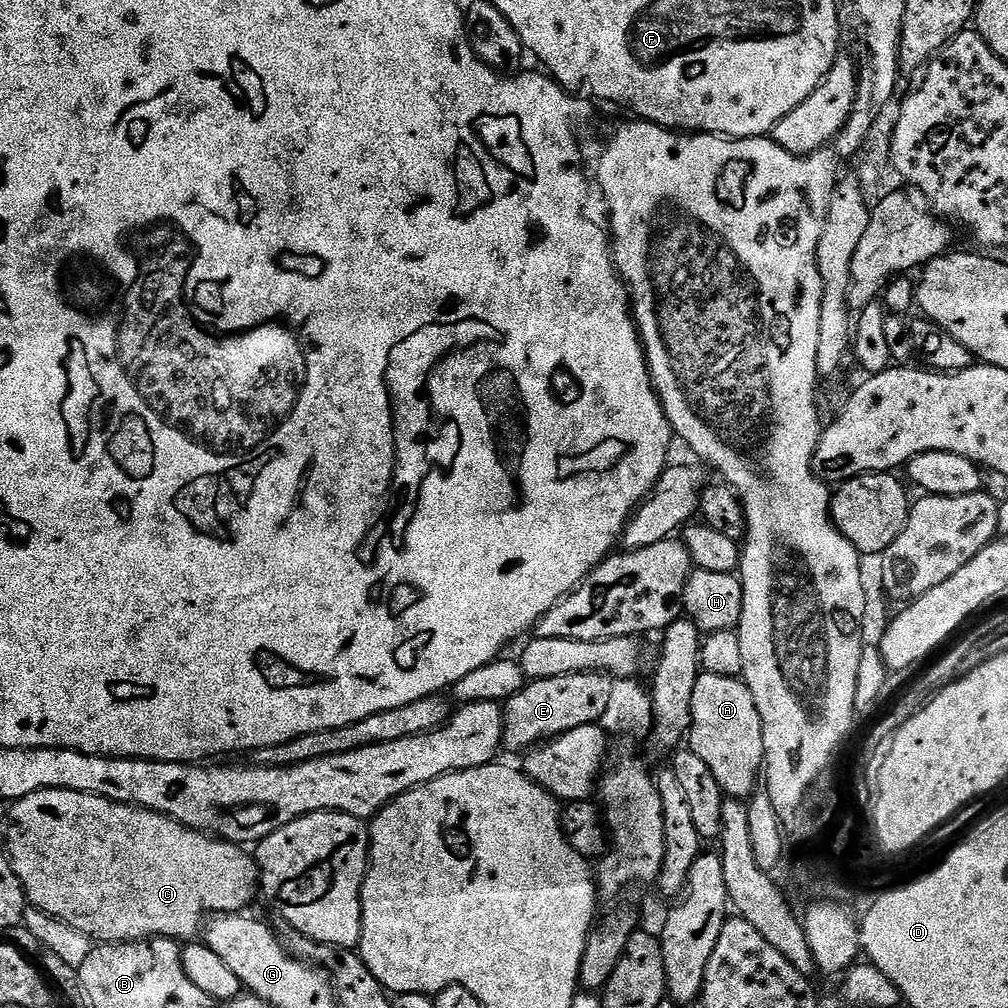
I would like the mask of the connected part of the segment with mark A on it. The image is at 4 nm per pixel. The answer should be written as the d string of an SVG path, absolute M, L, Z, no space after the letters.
M701 671L694 686L692 726L687 733L686 744L691 752L702 758L702 762L706 762L706 766L710 766L710 774L718 778L718 786L725 797L748 798L757 791L756 779L761 779L764 766L764 731L758 706L754 706L754 698L743 679Z

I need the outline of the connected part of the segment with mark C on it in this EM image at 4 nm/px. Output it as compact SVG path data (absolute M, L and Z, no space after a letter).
M42 790L30 794L26 798L15 801L8 812L8 856L12 870L24 887L27 903L34 908L41 908L55 920L69 924L71 928L78 929L81 934L96 942L118 944L133 940L146 940L149 938L192 938L197 935L202 921L209 914L221 912L240 912L252 899L258 896L258 869L255 859L248 856L239 844L230 844L226 840L213 838L211 835L198 832L195 828L185 828L175 820L161 816L159 812L149 812L147 808L138 808L130 804L119 804L101 796L91 796L85 792L74 790Z

